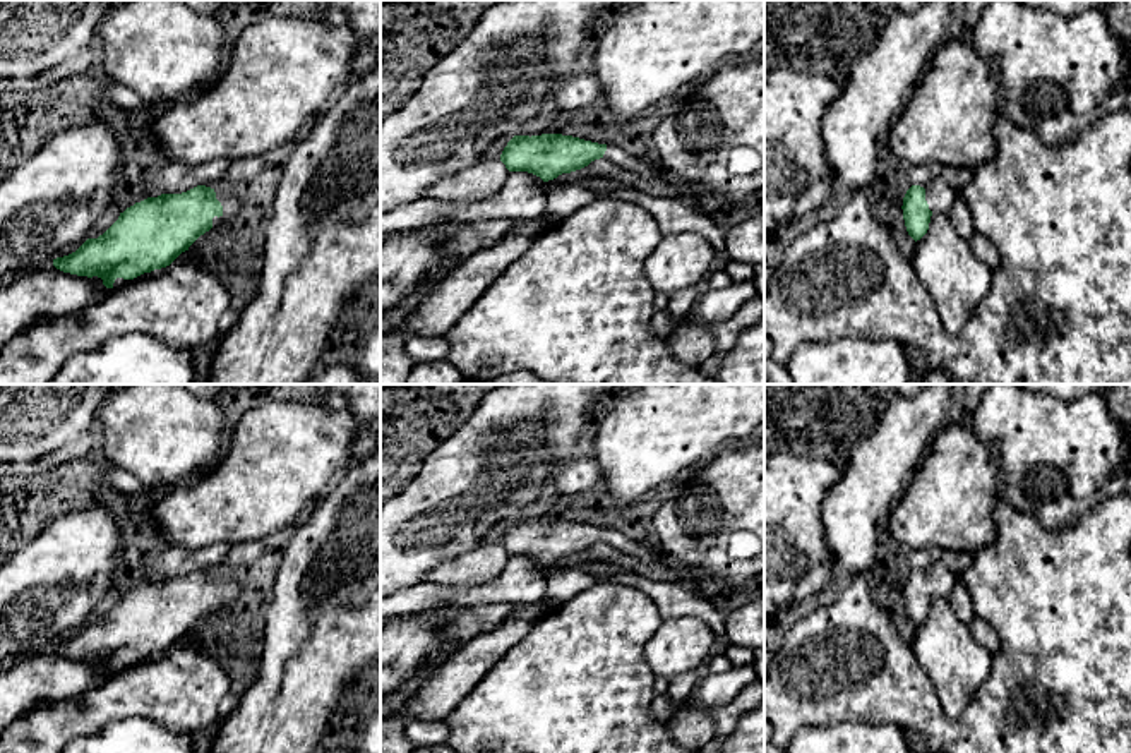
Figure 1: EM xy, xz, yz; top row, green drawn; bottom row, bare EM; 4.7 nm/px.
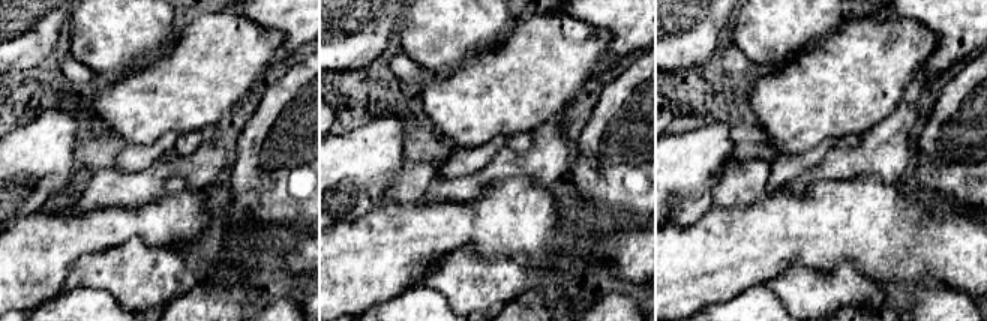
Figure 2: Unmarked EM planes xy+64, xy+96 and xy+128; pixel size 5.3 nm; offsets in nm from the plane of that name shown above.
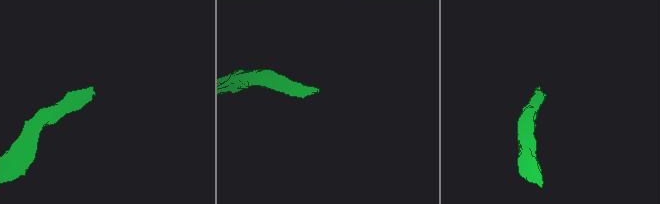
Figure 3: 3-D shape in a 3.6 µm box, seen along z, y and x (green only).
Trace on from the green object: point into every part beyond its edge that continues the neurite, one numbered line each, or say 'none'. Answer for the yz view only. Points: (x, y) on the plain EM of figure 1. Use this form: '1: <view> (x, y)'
1: yz (939, 580)

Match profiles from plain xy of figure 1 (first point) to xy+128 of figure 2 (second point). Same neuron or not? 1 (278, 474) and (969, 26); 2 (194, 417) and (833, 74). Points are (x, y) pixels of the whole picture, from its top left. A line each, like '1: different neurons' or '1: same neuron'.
1: different neurons
2: different neurons

